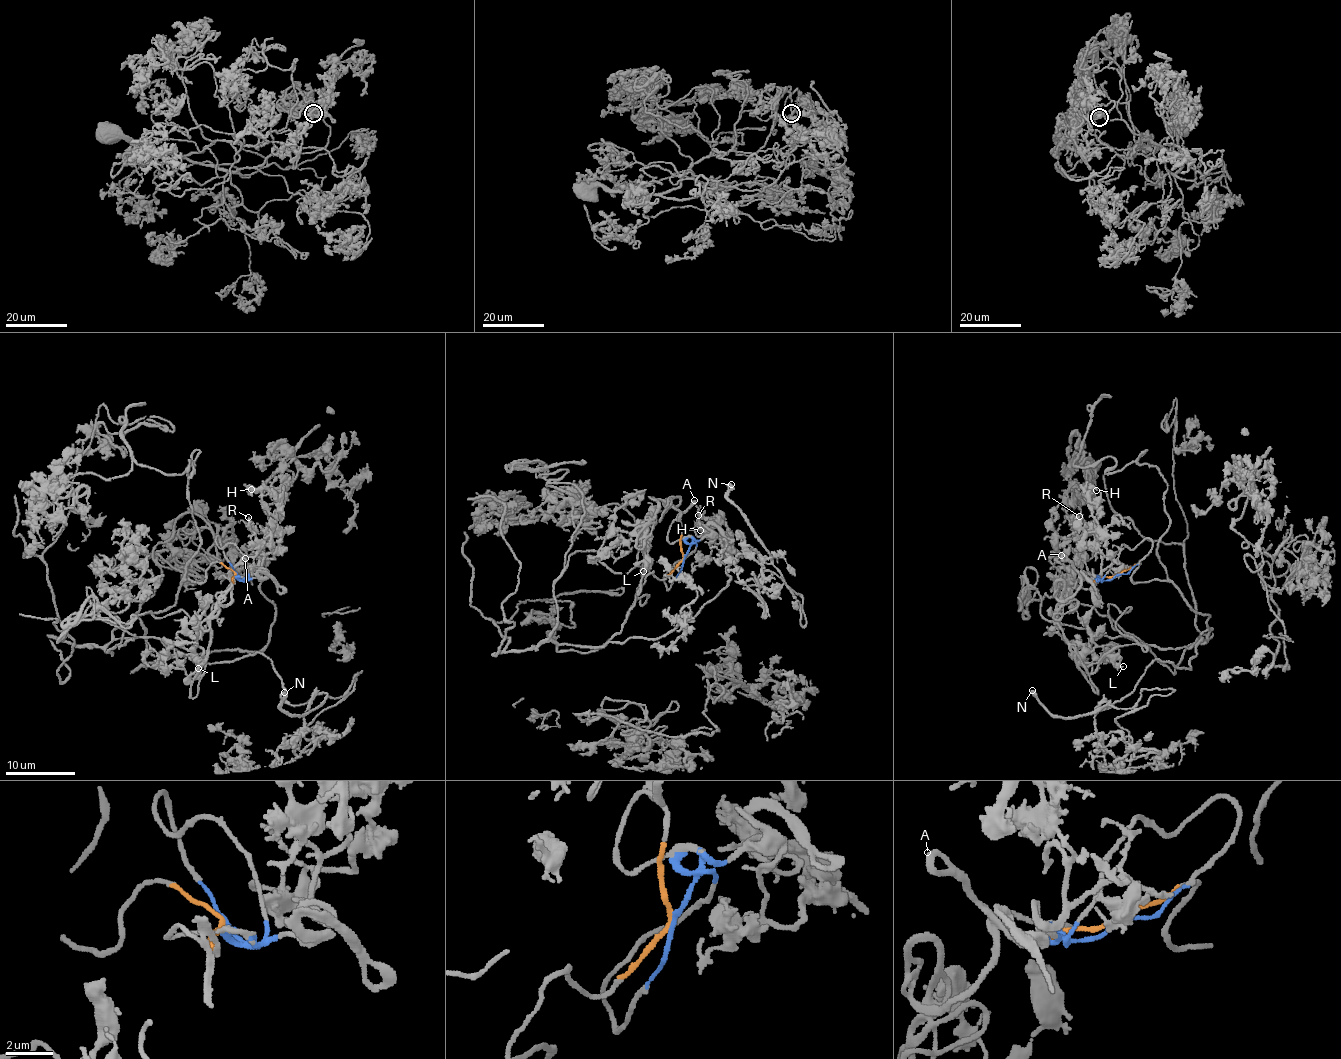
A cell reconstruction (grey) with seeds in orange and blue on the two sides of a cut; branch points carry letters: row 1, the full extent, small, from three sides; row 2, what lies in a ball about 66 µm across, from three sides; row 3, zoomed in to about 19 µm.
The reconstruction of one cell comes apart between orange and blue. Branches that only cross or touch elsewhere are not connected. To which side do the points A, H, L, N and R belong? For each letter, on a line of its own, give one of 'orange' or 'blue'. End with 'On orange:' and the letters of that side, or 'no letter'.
A: orange
H: blue
L: orange
N: orange
R: blue
On orange: A, L, N

